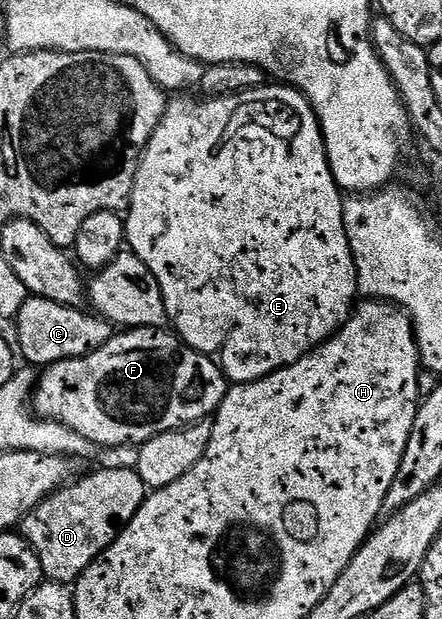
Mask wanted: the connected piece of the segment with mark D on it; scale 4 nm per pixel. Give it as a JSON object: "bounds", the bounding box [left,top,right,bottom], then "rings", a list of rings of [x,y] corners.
{"bounds":[20,466,148,583],"rings":[[[133,466],[110,467],[107,471],[94,471],[91,475],[84,475],[65,487],[59,487],[41,505],[29,511],[20,524],[20,534],[36,553],[43,576],[55,583],[77,583],[78,578],[120,537],[120,533],[132,521],[132,517],[136,517],[148,494],[148,488]]]}

